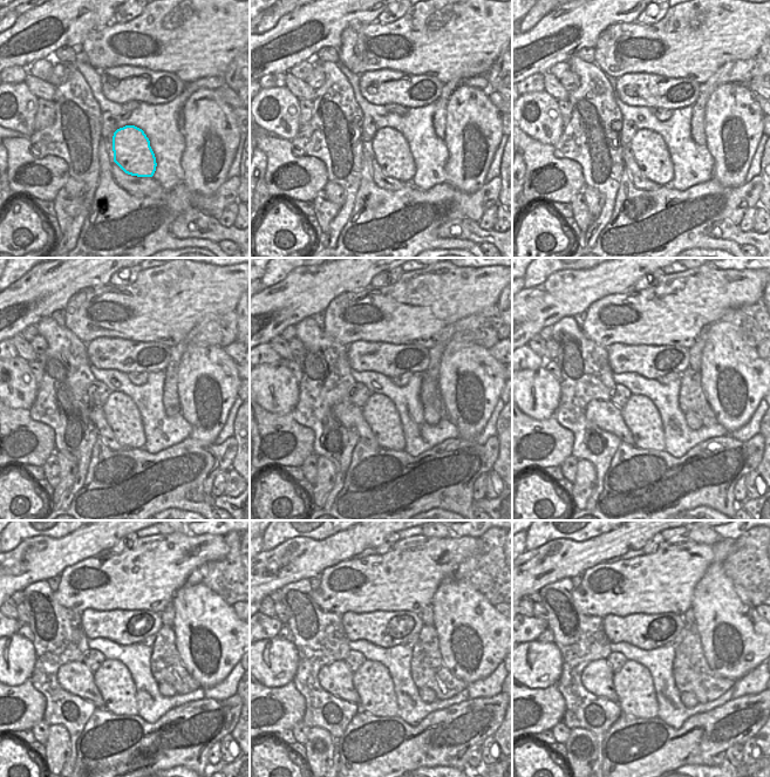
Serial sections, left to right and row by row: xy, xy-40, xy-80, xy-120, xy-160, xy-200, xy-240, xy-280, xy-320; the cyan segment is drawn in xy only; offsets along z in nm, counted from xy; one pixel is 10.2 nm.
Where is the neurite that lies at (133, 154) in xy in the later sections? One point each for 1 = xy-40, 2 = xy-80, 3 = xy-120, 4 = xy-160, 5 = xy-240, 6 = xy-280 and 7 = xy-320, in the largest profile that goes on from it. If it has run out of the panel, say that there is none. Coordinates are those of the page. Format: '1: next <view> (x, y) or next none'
1: next xy-40 (390, 150)
2: next xy-80 (648, 148)
3: next xy-120 (121, 413)
4: next xy-160 (380, 413)
5: next xy-240 (113, 679)
6: next xy-280 (376, 695)
7: next xy-320 (633, 683)

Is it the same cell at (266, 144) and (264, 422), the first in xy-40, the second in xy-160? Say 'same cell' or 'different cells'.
same cell

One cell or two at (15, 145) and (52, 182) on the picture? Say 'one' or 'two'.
one

